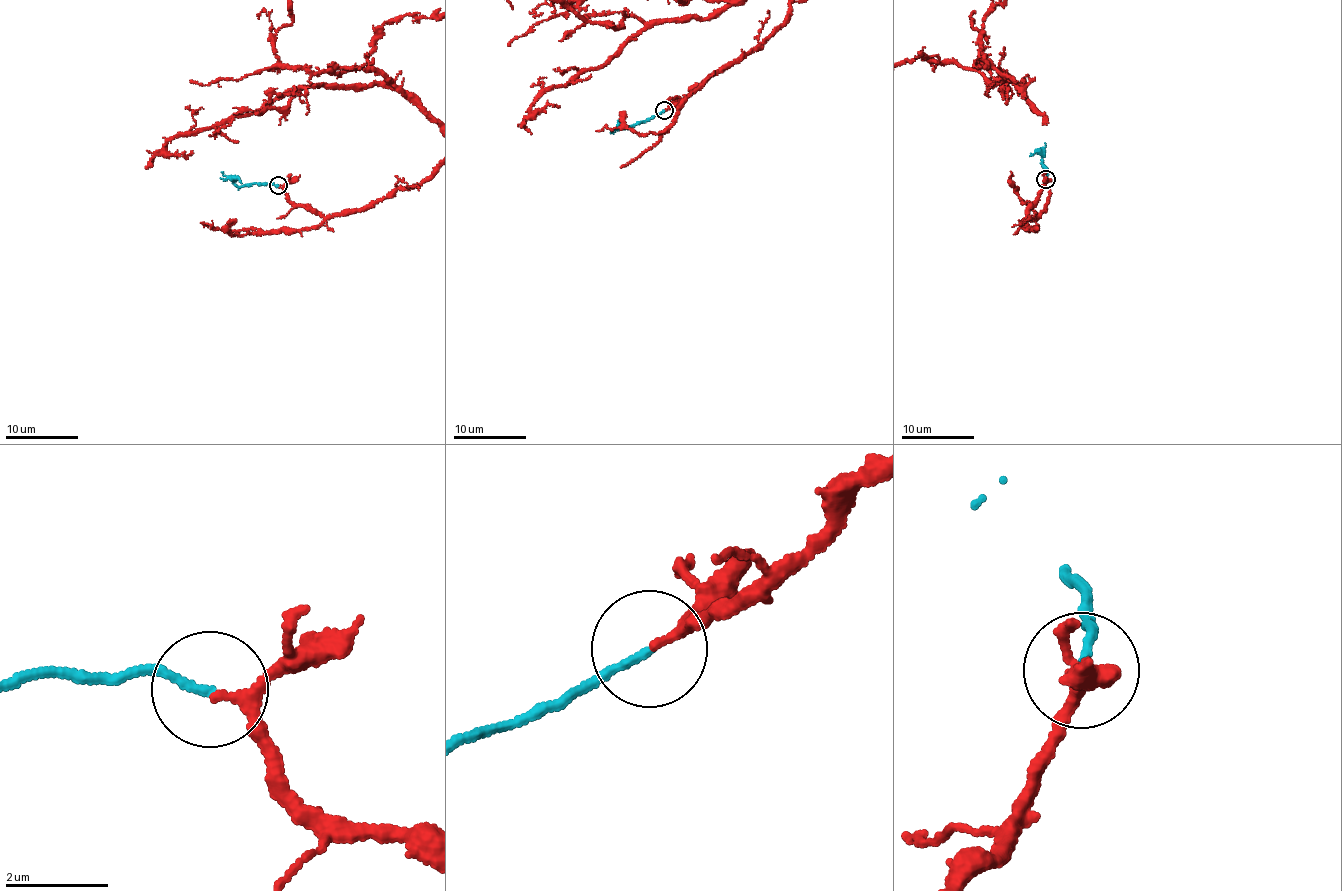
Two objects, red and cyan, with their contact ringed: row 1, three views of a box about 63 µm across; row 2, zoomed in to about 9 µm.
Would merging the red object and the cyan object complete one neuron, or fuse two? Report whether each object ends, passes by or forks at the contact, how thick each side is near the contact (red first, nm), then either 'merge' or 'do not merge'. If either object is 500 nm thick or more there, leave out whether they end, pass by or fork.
red passes by | cyan ends | 160/150 nm | merge

